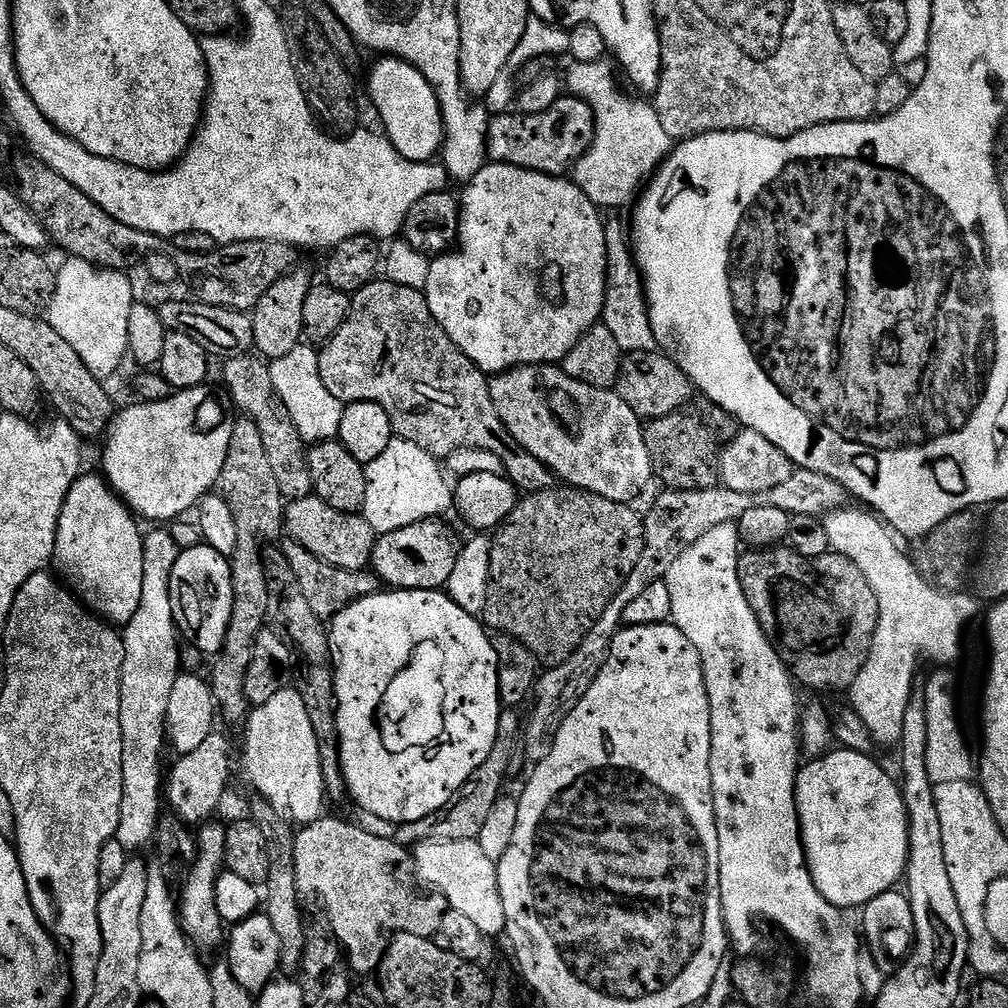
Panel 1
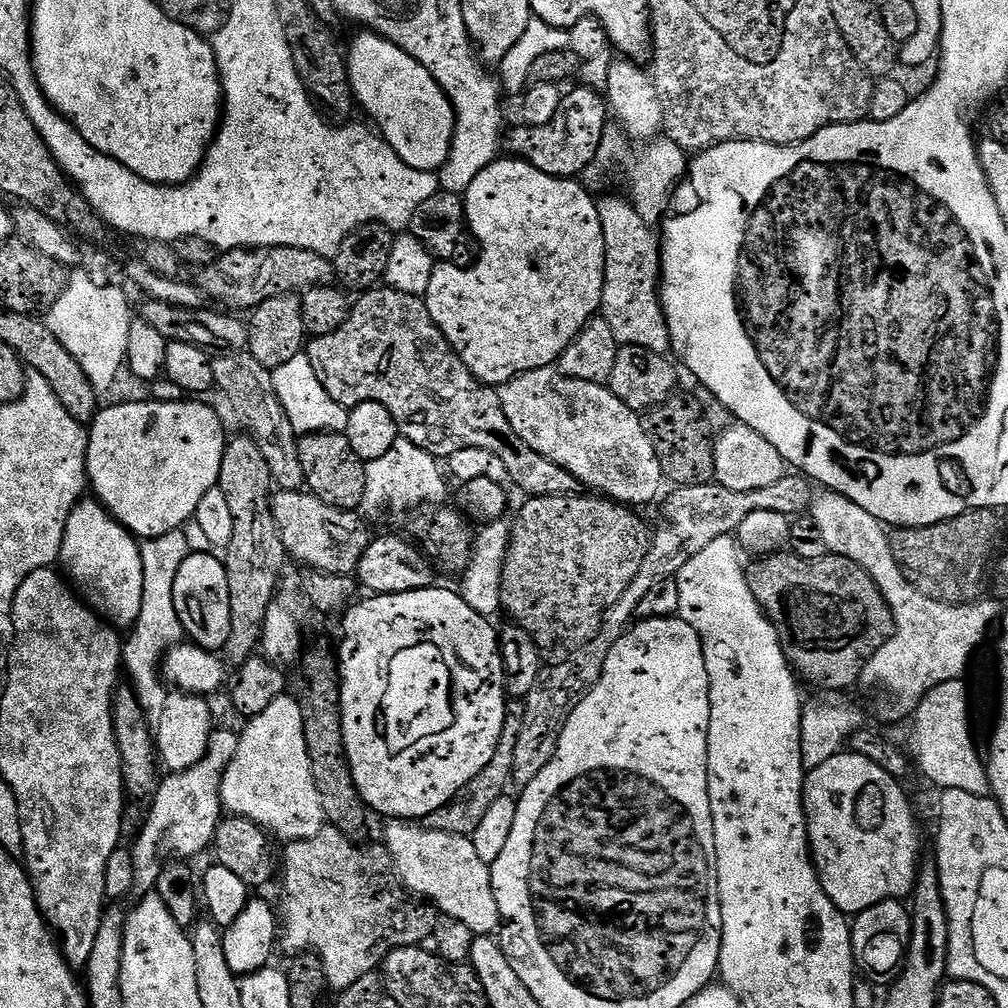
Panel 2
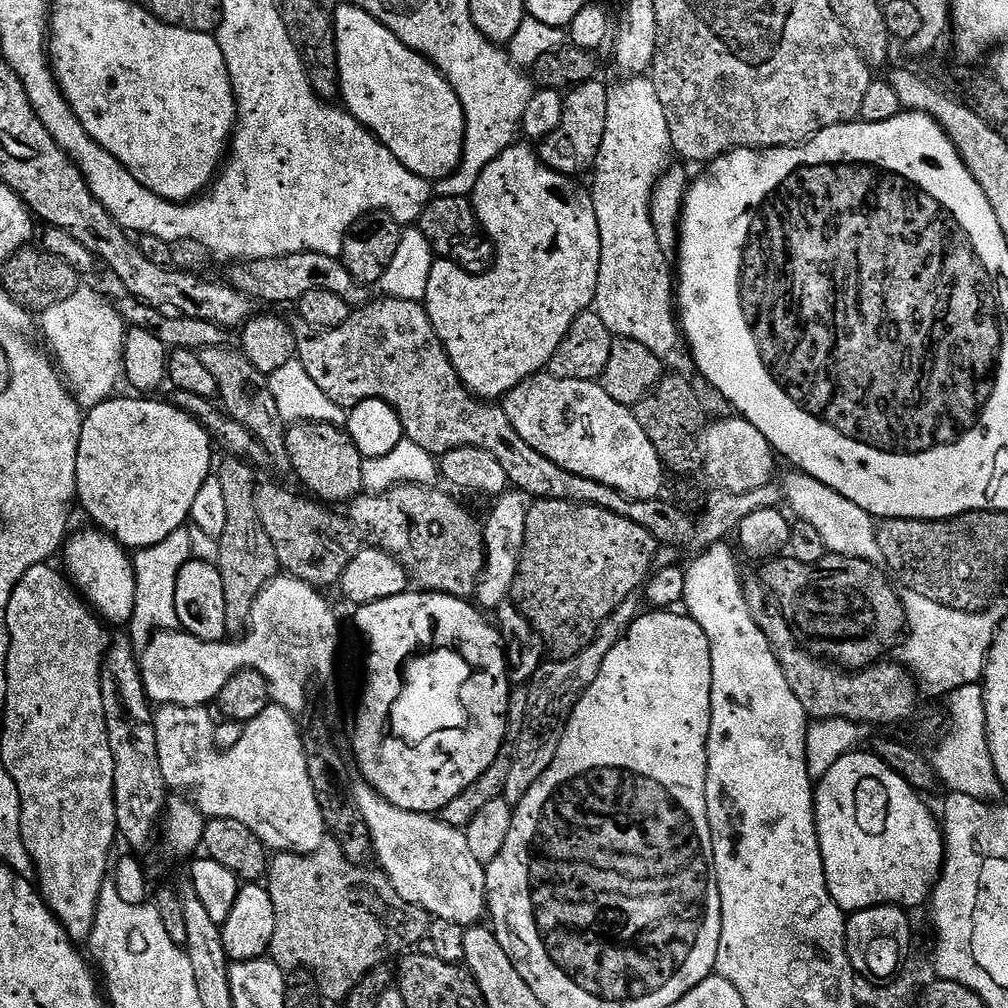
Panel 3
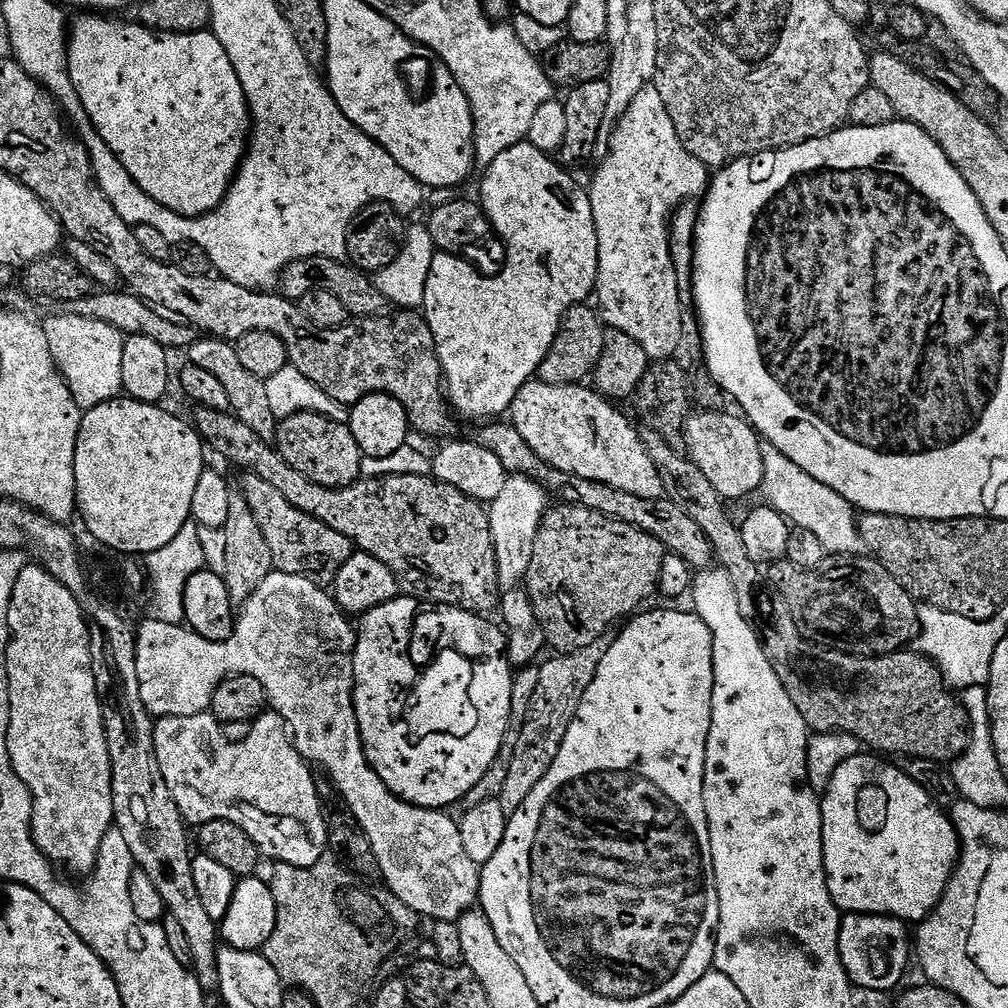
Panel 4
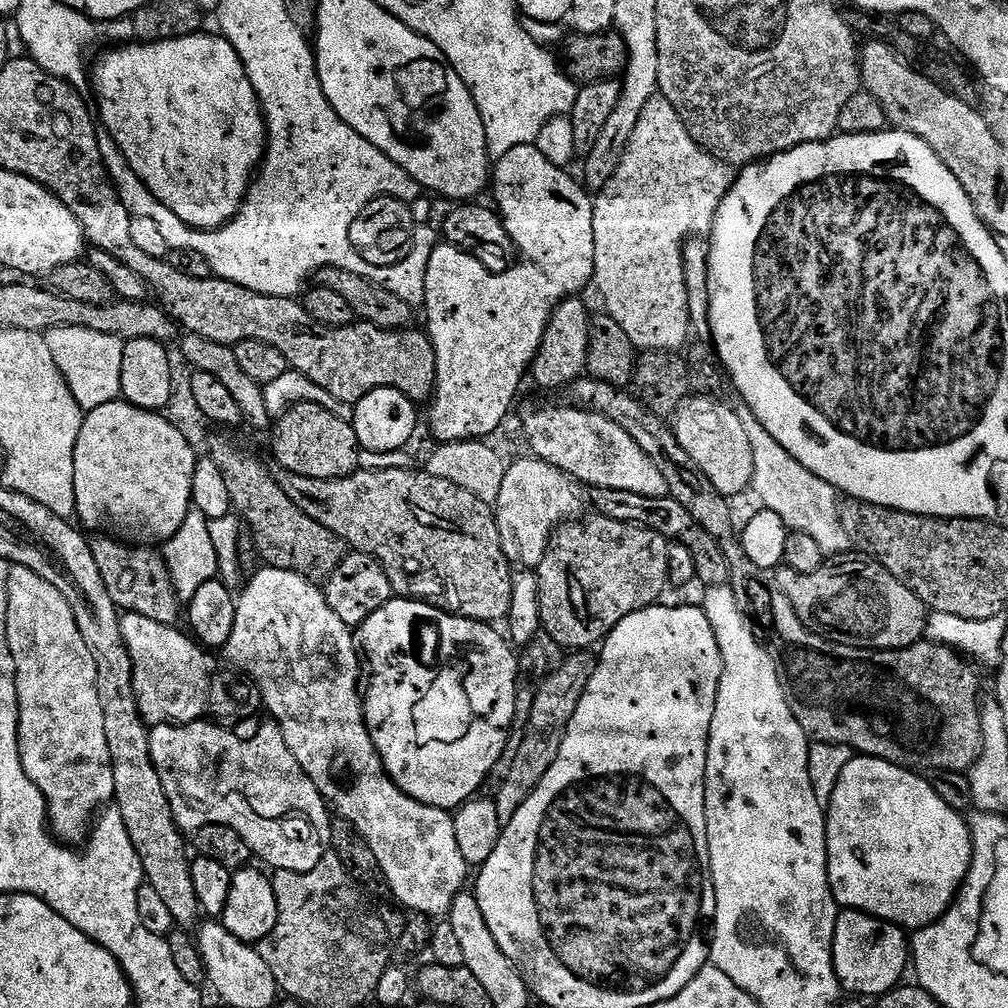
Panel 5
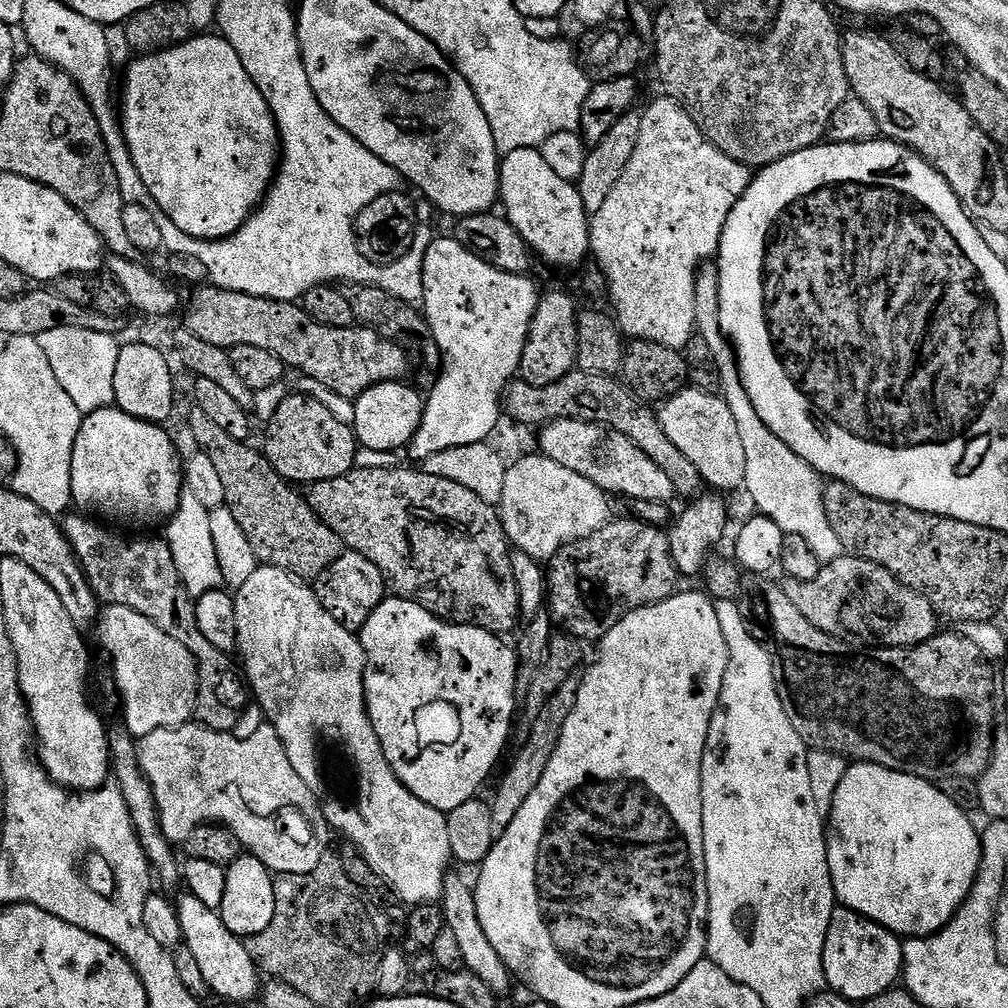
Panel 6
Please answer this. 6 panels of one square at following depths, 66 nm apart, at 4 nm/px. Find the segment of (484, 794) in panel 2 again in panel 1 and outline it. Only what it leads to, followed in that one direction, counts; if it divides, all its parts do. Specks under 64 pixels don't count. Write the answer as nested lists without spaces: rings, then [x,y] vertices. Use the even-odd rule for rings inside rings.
[[[512,706],[505,707],[498,718],[498,738],[482,766],[474,770],[474,774],[462,786],[462,790],[452,799],[443,812],[435,812],[413,824],[402,824],[395,829],[396,843],[415,846],[426,840],[445,840],[446,842],[462,842],[463,840],[479,840],[482,826],[490,815],[494,802],[505,791],[504,779],[512,766],[512,758],[518,754],[518,741],[522,736],[522,716]]]

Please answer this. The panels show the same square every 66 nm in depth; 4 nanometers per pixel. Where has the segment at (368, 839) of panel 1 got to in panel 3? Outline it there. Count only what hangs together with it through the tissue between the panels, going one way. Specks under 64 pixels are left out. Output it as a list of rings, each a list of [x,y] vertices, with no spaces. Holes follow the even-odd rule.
[[[331,838],[325,839],[321,848],[307,852],[305,856],[297,852],[277,852],[270,860],[266,877],[266,887],[274,902],[274,938],[270,958],[285,973],[293,974],[301,969],[311,973],[323,999],[328,1002],[344,1002],[362,978],[380,963],[415,949],[412,948],[415,944],[423,945],[433,922],[425,908],[401,898],[385,872],[368,871],[372,870],[363,864],[351,864]]]

